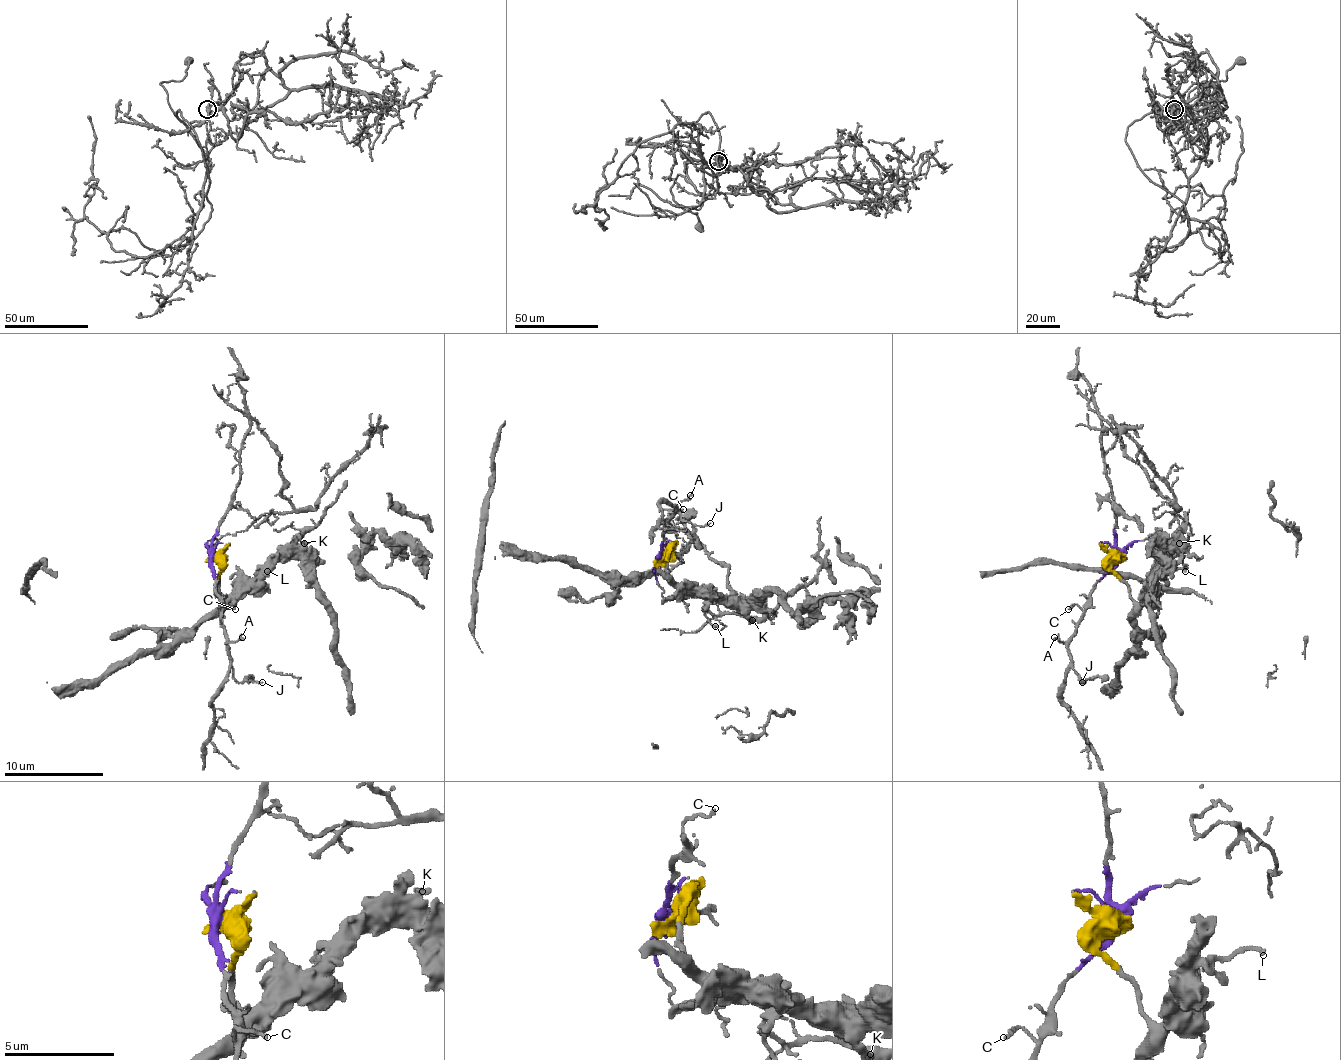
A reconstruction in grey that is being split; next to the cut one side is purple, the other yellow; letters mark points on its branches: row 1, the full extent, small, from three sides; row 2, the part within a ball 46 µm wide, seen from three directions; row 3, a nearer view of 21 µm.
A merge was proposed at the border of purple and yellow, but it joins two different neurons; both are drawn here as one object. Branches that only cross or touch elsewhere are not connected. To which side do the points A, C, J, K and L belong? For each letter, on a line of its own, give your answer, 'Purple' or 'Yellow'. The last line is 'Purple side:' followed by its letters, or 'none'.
A: Purple
C: Purple
J: Purple
K: Yellow
L: Yellow
Purple side: A, C, J

